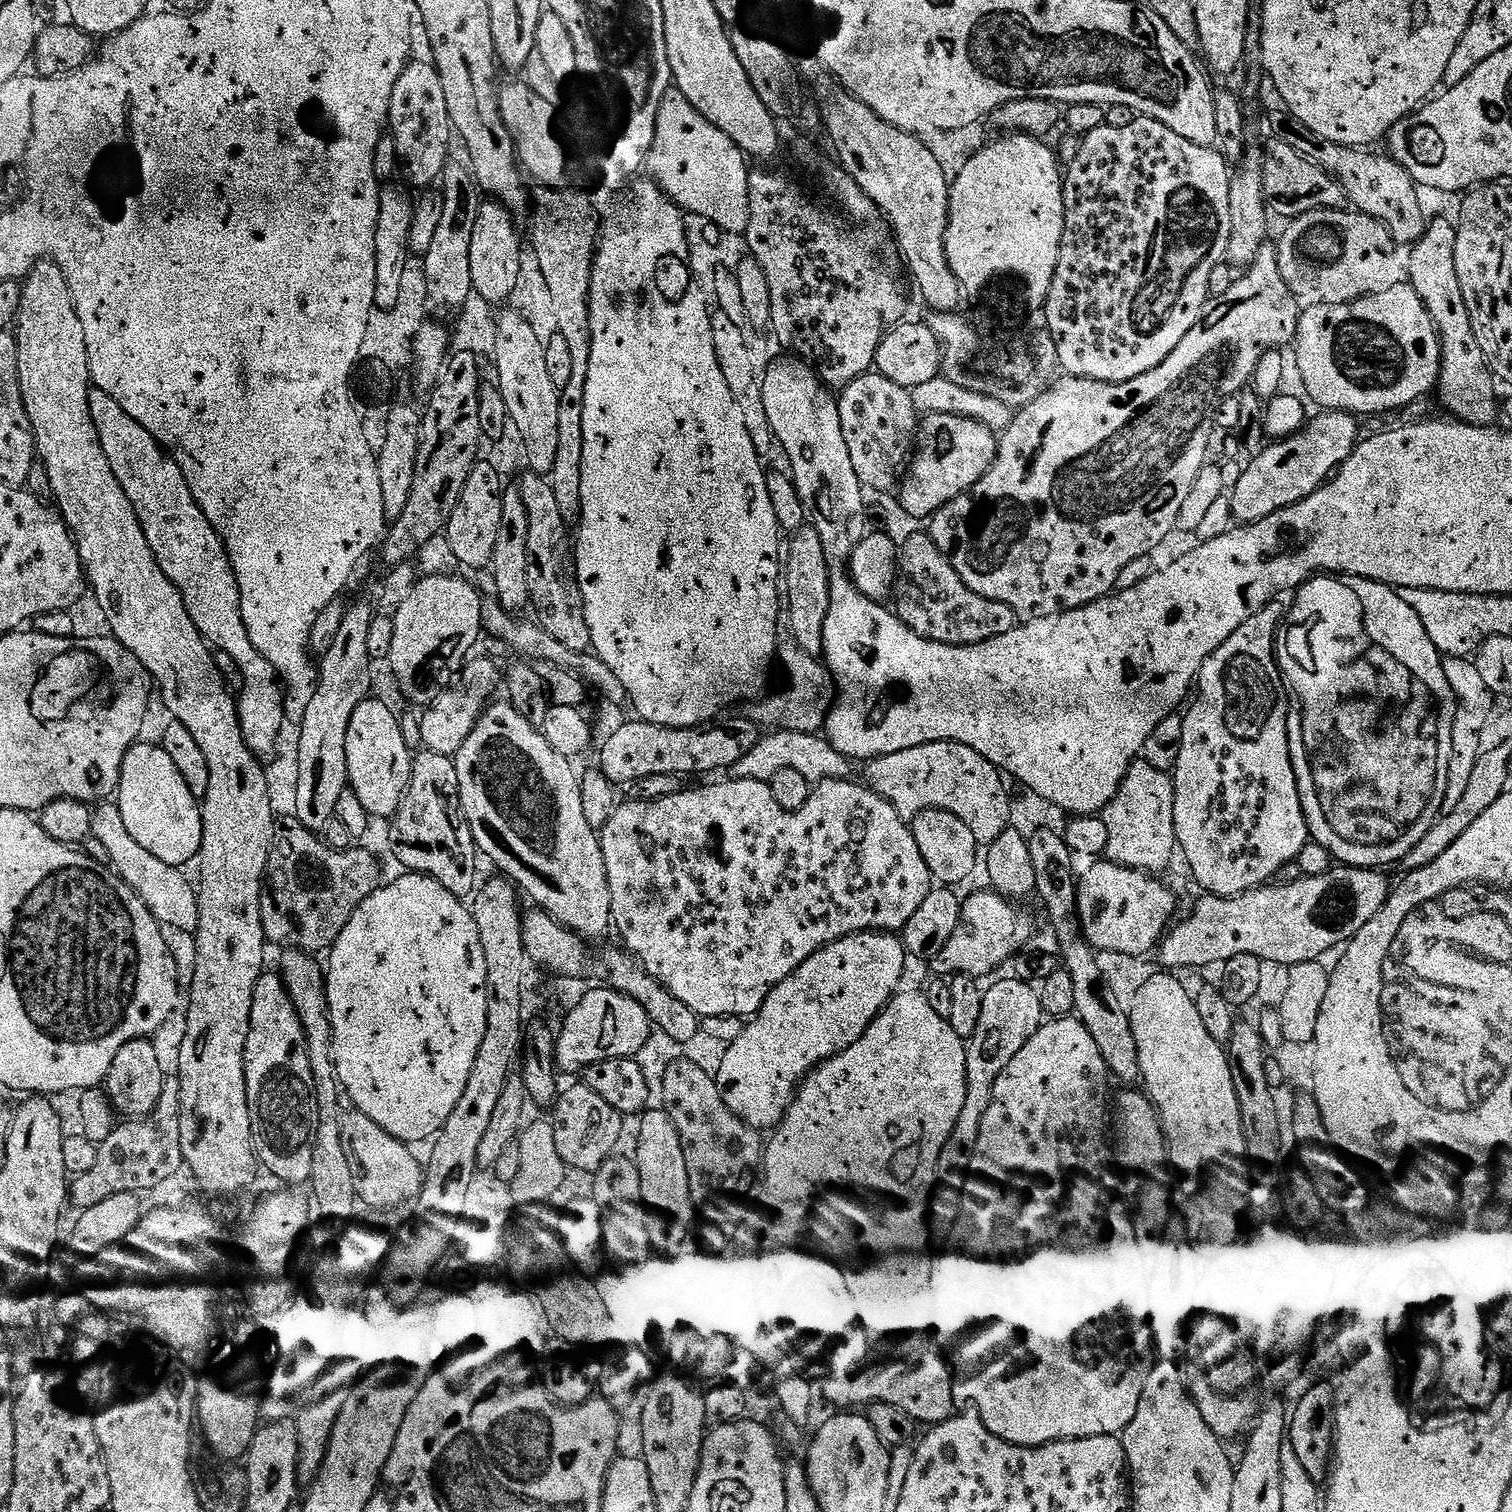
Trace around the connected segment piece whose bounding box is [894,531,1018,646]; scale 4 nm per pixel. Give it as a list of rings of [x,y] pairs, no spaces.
[[[927,531],[914,533],[899,549],[899,572],[896,576],[894,611],[900,621],[910,626],[910,630],[914,630],[914,634],[918,634],[922,639],[942,642],[950,646],[981,644],[990,638],[998,638],[998,634],[1006,634],[1018,623],[1018,617],[1010,606],[1002,602],[994,602],[970,590],[970,586],[962,582],[958,570],[954,570],[951,560],[940,553],[938,546],[932,541]]]

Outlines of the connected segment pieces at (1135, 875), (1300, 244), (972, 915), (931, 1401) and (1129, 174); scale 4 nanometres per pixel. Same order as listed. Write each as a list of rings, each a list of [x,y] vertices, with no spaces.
[[[1111,862],[1093,864],[1096,865],[1085,874],[1084,881],[1082,878],[1077,887],[1077,910],[1085,938],[1093,948],[1101,952],[1117,952],[1137,958],[1147,957],[1163,940],[1165,932],[1177,915],[1175,894],[1160,881],[1163,879],[1153,878],[1149,873]]]
[[[1317,208],[1309,210],[1306,214],[1297,216],[1287,221],[1288,229],[1281,234],[1280,240],[1276,244],[1276,257],[1278,258],[1278,270],[1282,270],[1282,278],[1286,280],[1286,286],[1290,286],[1290,290],[1301,305],[1311,306],[1313,304],[1349,304],[1351,300],[1361,300],[1364,296],[1373,296],[1382,290],[1390,290],[1390,286],[1401,283],[1402,268],[1396,265],[1396,251],[1398,245],[1392,240],[1391,234],[1378,221],[1372,217],[1368,217],[1366,213],[1357,210],[1337,210],[1334,208]]]
[[[992,890],[988,892],[978,892],[972,895],[968,900],[963,901],[961,920],[958,928],[952,934],[950,940],[946,942],[941,952],[929,961],[928,967],[934,972],[932,973],[938,978],[950,978],[954,975],[975,976],[977,978],[985,978],[984,976],[998,969],[1002,964],[1006,965],[1017,954],[1025,951],[1028,939],[1032,936],[1032,920],[1026,913],[1020,909],[1019,903],[1013,902]]]
[[[932,1356],[929,1360],[920,1360],[909,1368],[899,1368],[896,1364],[884,1364],[881,1368],[865,1367],[851,1375],[837,1380],[823,1381],[824,1396],[840,1410],[864,1410],[873,1404],[902,1410],[911,1420],[920,1426],[935,1426],[951,1420],[958,1405],[954,1402],[954,1377],[947,1359],[939,1360]]]
[[[1140,116],[1130,126],[1114,129],[1106,124],[1090,130],[1080,141],[1078,158],[1067,165],[1064,176],[1064,233],[1060,253],[1054,258],[1054,282],[1050,286],[1048,303],[1043,309],[1046,325],[1057,344],[1058,358],[1063,371],[1077,380],[1097,380],[1107,384],[1121,384],[1138,378],[1154,366],[1158,366],[1190,334],[1194,325],[1199,324],[1209,303],[1207,283],[1214,266],[1225,263],[1228,254],[1228,243],[1232,228],[1230,194],[1232,176],[1230,164],[1222,151],[1209,146],[1203,148],[1182,134],[1174,134],[1170,126]]]

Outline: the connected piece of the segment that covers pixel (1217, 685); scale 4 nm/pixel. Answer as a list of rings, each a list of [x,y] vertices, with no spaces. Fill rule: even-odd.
[[[1280,602],[1268,604],[1254,618],[1250,618],[1200,668],[1198,687],[1194,692],[1194,699],[1187,705],[1188,713],[1183,713],[1184,725],[1182,726],[1181,753],[1174,769],[1174,783],[1176,786],[1176,801],[1174,802],[1174,826],[1176,827],[1176,843],[1179,851],[1184,852],[1184,860],[1192,871],[1192,876],[1204,887],[1205,893],[1214,896],[1240,896],[1252,888],[1263,888],[1269,882],[1275,881],[1276,876],[1287,864],[1291,865],[1302,854],[1302,846],[1310,843],[1308,823],[1302,810],[1302,802],[1298,794],[1298,782],[1294,774],[1294,766],[1290,758],[1288,745],[1288,698],[1284,686],[1284,678],[1280,674],[1280,666],[1276,659],[1274,645],[1278,639],[1278,629],[1286,616],[1285,605]]]

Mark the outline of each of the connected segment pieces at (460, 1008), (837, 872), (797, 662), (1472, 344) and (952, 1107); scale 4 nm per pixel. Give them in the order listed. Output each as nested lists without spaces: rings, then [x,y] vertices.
[[[400,874],[393,884],[385,883],[364,899],[354,910],[350,922],[340,932],[340,937],[332,945],[326,964],[326,987],[328,990],[328,1017],[332,1023],[332,1061],[336,1067],[336,1079],[340,1081],[343,1095],[352,1099],[351,1107],[366,1114],[390,1134],[395,1140],[403,1140],[409,1146],[416,1146],[419,1140],[431,1141],[441,1126],[454,1114],[466,1082],[470,1082],[470,1070],[474,1070],[474,1058],[478,1058],[478,1046],[488,1025],[488,971],[482,942],[478,938],[476,923],[471,911],[461,897],[450,894],[434,878],[415,874]]]
[[[726,778],[721,784],[708,784],[705,788],[688,788],[686,790],[684,788],[669,796],[662,797],[660,800],[628,800],[627,802],[621,803],[614,810],[614,814],[610,814],[610,822],[606,822],[606,826],[599,829],[598,835],[600,838],[602,858],[604,859],[604,866],[606,868],[606,878],[608,879],[614,932],[617,932],[624,939],[625,946],[623,945],[623,947],[635,957],[641,968],[646,969],[666,991],[674,994],[674,998],[678,998],[678,1002],[686,1002],[686,1006],[690,1006],[690,1010],[694,1010],[697,1016],[701,1018],[706,1016],[751,1018],[759,1012],[762,1005],[766,1002],[770,990],[774,990],[774,986],[778,986],[778,982],[782,982],[790,974],[794,974],[794,970],[798,970],[798,966],[802,966],[802,962],[806,962],[806,958],[810,958],[815,952],[826,947],[827,944],[841,940],[844,936],[853,936],[855,932],[899,933],[910,922],[910,918],[913,918],[914,914],[917,913],[919,906],[926,900],[927,895],[932,892],[934,889],[934,881],[930,870],[926,866],[926,862],[922,858],[922,850],[918,850],[918,842],[914,842],[914,834],[912,833],[909,821],[903,820],[898,814],[898,810],[894,810],[894,806],[890,806],[890,802],[886,802],[879,794],[873,792],[871,788],[865,786],[863,783],[860,783],[861,785],[852,783],[853,781],[851,779],[821,780],[813,787],[806,806],[802,806],[802,810],[798,810],[797,812],[782,810],[782,806],[778,806],[778,802],[774,802],[774,794],[768,789],[767,783],[733,778]]]
[[[794,642],[787,643],[779,645],[778,660],[781,665],[784,663],[788,671],[788,689],[785,692],[773,691],[755,701],[747,709],[746,715],[764,730],[819,733],[825,727],[828,713],[838,696],[833,677],[826,674],[825,665],[817,657],[806,654],[806,650]]]
[[[1436,220],[1427,225],[1420,240],[1411,245],[1406,264],[1406,276],[1412,288],[1422,298],[1430,318],[1434,322],[1437,334],[1440,335],[1440,383],[1438,396],[1440,400],[1453,412],[1457,421],[1465,424],[1479,424],[1488,426],[1498,416],[1498,400],[1496,404],[1497,381],[1488,366],[1487,358],[1482,354],[1482,346],[1474,338],[1474,326],[1470,326],[1470,310],[1466,310],[1466,298],[1462,298],[1462,285],[1458,283],[1458,266],[1454,266],[1454,246],[1456,245],[1456,224],[1448,220]]]
[[[897,991],[892,1001],[880,1011],[880,1017],[846,1050],[831,1056],[825,1064],[820,1064],[804,1077],[784,1121],[777,1124],[771,1133],[772,1141],[767,1141],[762,1161],[762,1180],[764,1176],[764,1208],[768,1213],[764,1216],[764,1240],[776,1250],[796,1250],[801,1246],[811,1246],[817,1253],[843,1262],[847,1270],[847,1286],[854,1297],[854,1306],[858,1310],[860,1325],[873,1341],[896,1340],[899,1336],[913,1336],[920,1340],[923,1336],[938,1337],[938,1307],[941,1296],[934,1275],[934,1264],[926,1250],[930,1237],[930,1201],[937,1187],[936,1167],[942,1154],[942,1146],[946,1146],[946,1138],[954,1130],[958,1122],[958,1114],[962,1114],[962,1106],[966,1106],[966,1054],[968,1046],[965,1040],[954,1034],[954,1026],[950,1026],[948,1018],[934,1010],[927,995],[920,992]]]

